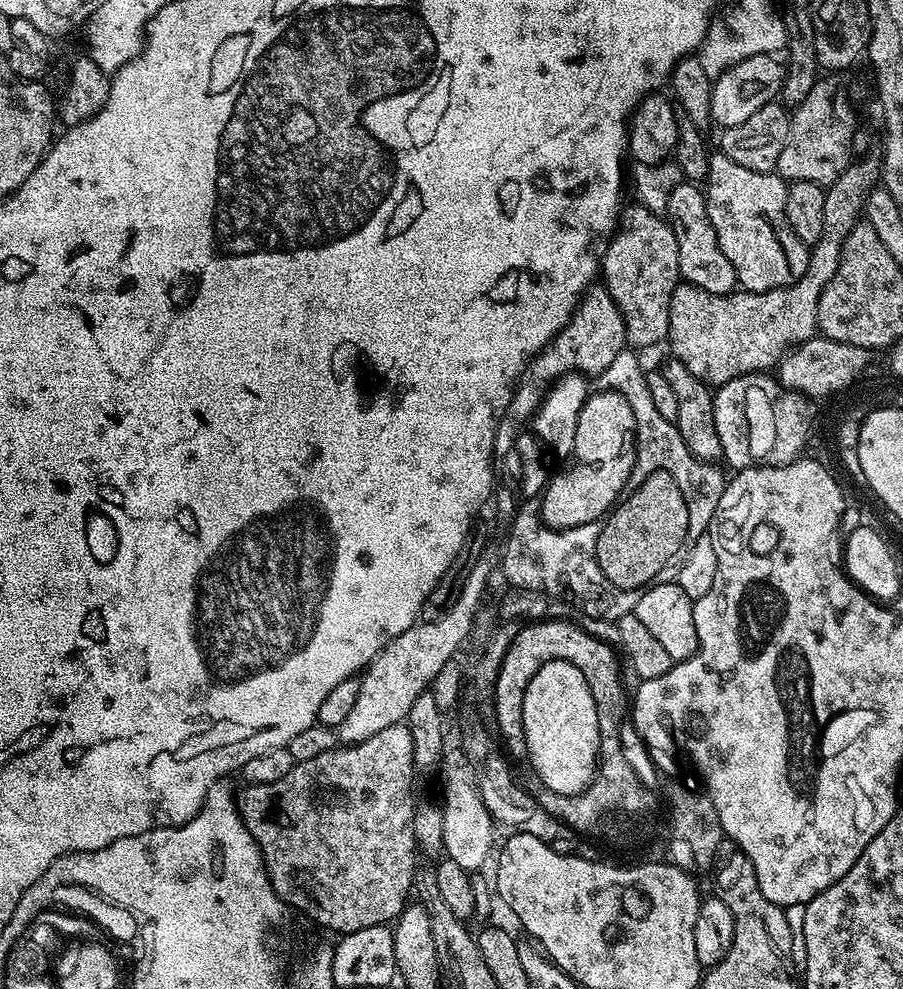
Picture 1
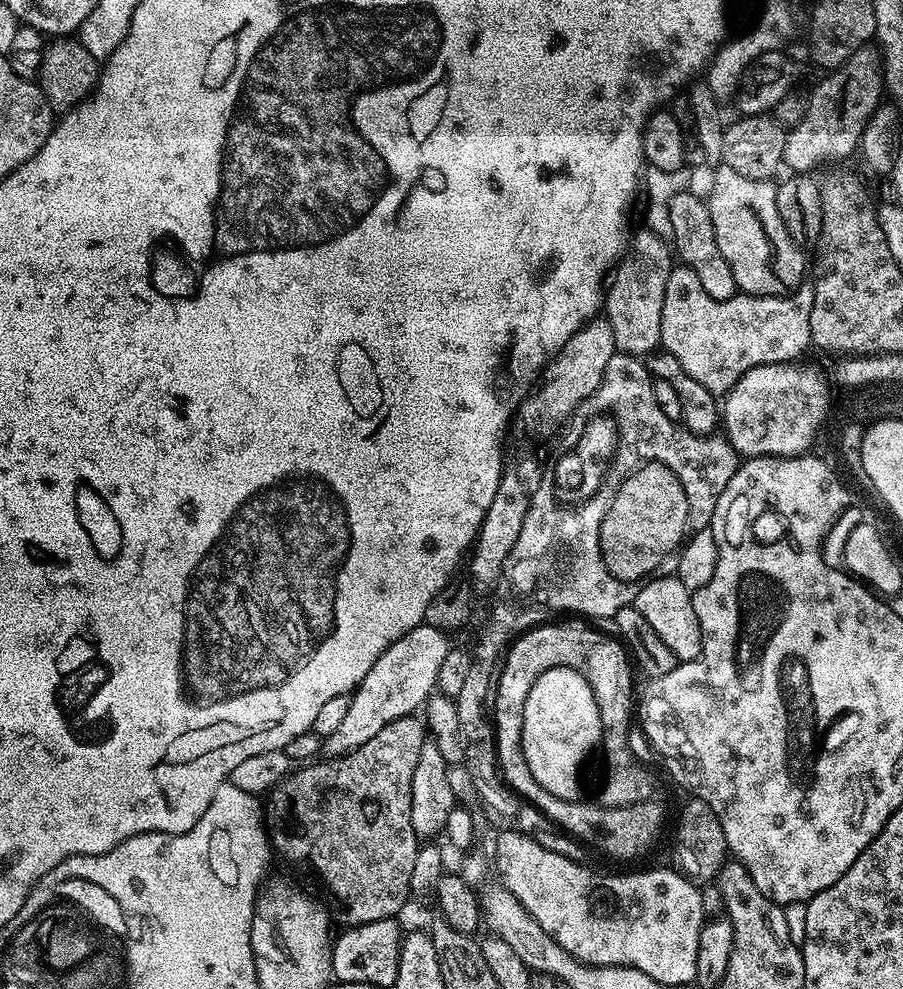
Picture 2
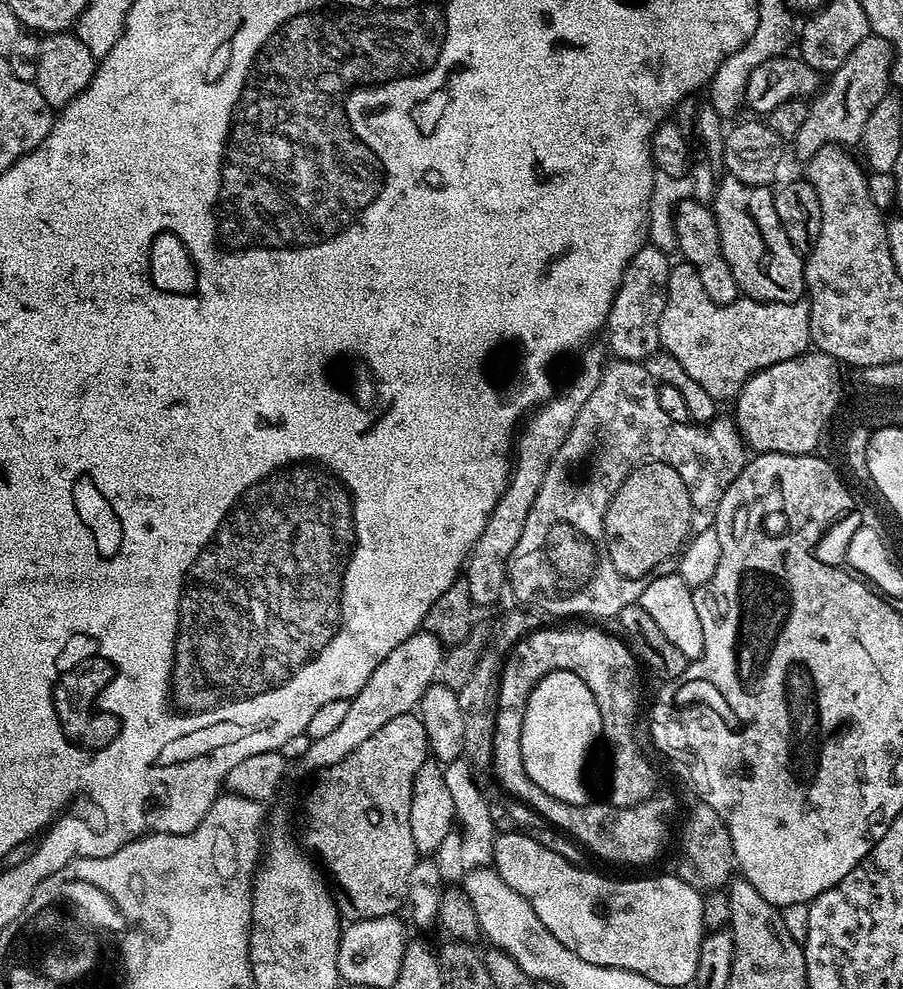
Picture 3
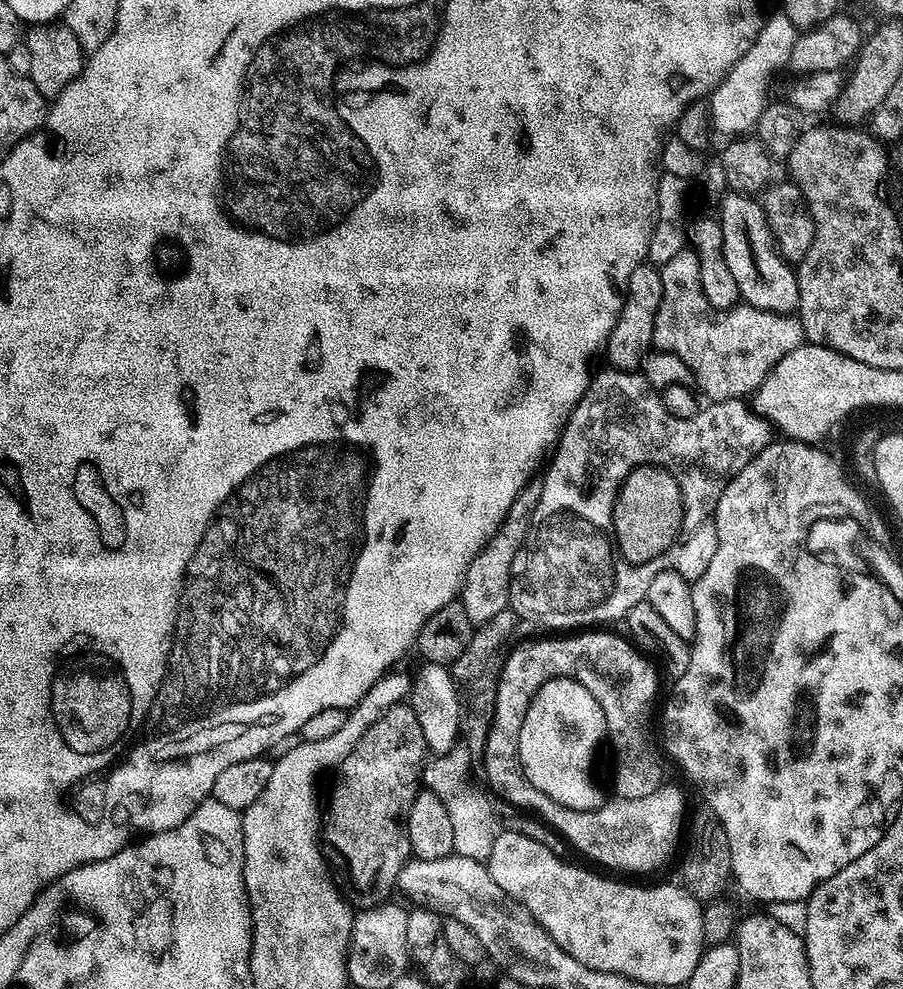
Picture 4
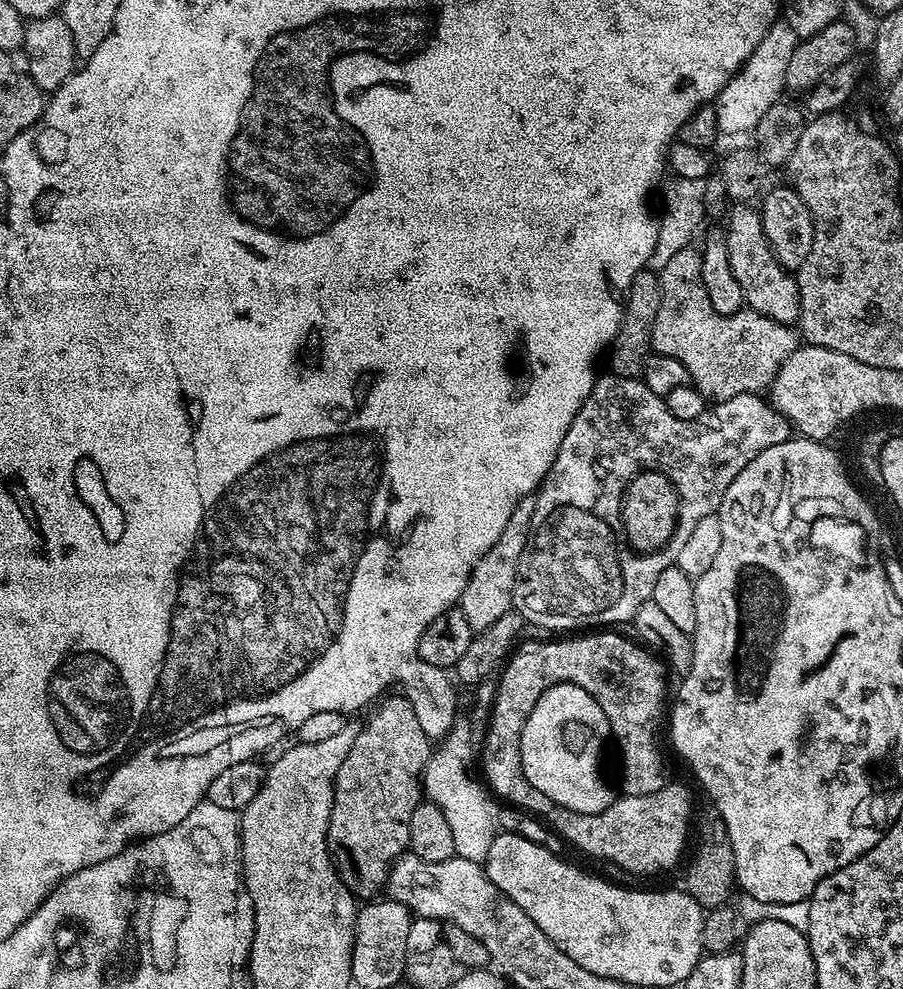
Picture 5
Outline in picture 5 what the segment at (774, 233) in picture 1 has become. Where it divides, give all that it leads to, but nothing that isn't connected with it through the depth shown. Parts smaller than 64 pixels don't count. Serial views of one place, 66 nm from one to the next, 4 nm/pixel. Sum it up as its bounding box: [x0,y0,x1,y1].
[724,202,800,325]

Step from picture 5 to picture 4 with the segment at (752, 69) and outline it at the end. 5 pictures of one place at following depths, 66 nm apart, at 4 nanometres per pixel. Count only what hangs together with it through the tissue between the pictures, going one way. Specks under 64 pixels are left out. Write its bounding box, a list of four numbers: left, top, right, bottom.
[707,10,798,138]

